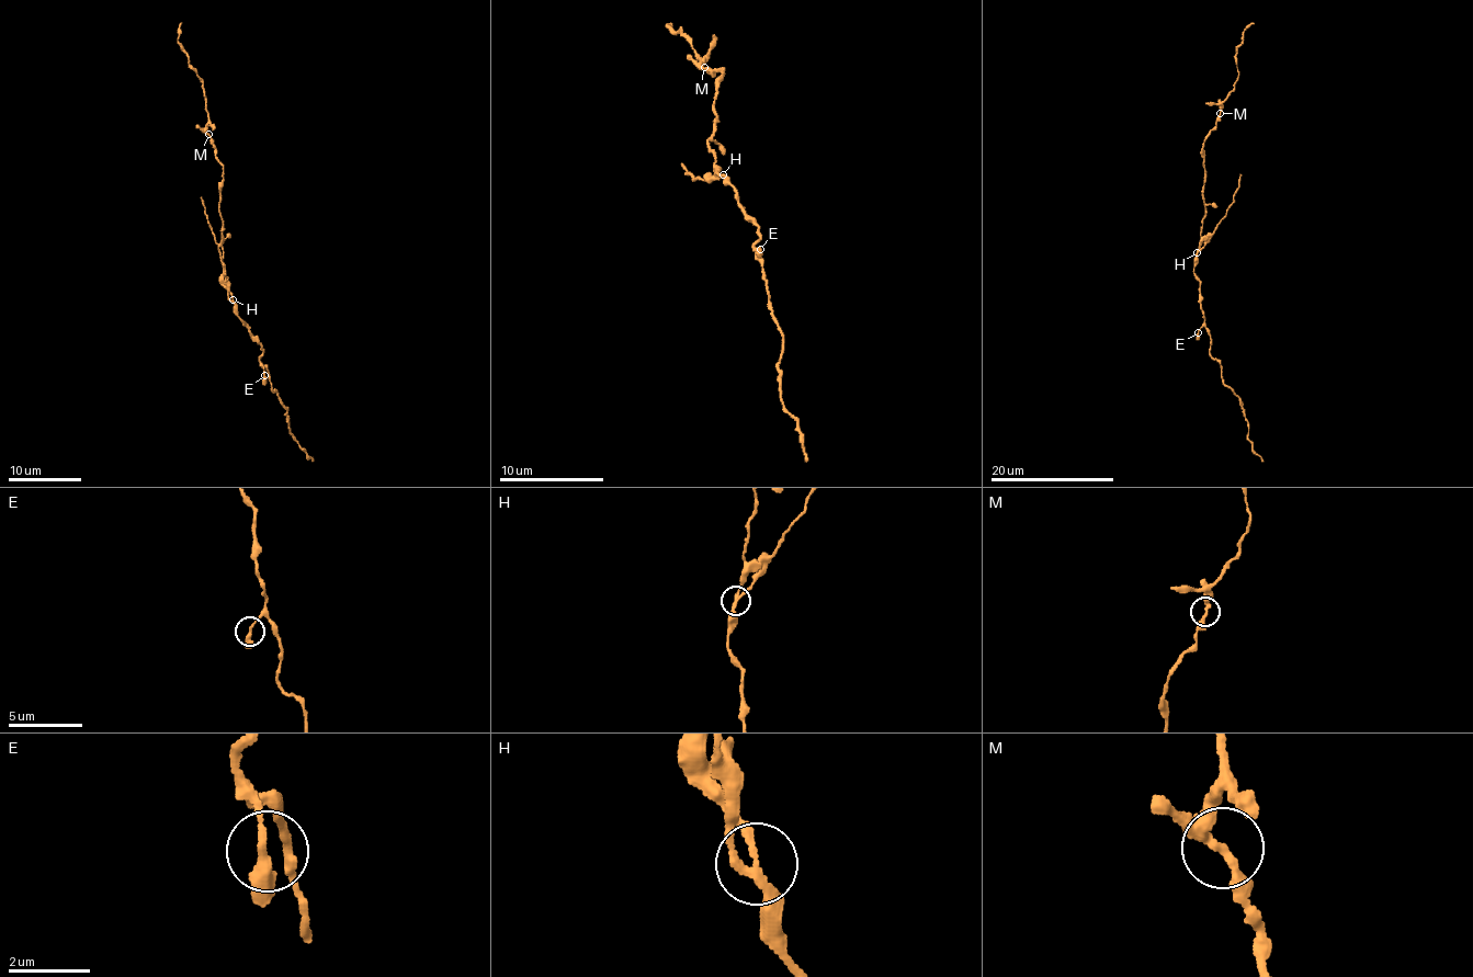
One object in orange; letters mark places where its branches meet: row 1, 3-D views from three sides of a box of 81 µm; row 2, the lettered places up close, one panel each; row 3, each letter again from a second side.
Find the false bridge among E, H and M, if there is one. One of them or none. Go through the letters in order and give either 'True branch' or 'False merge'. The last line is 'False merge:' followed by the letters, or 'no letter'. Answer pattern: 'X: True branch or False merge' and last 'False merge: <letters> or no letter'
E: True branch
H: False merge
M: True branch
False merge: H

